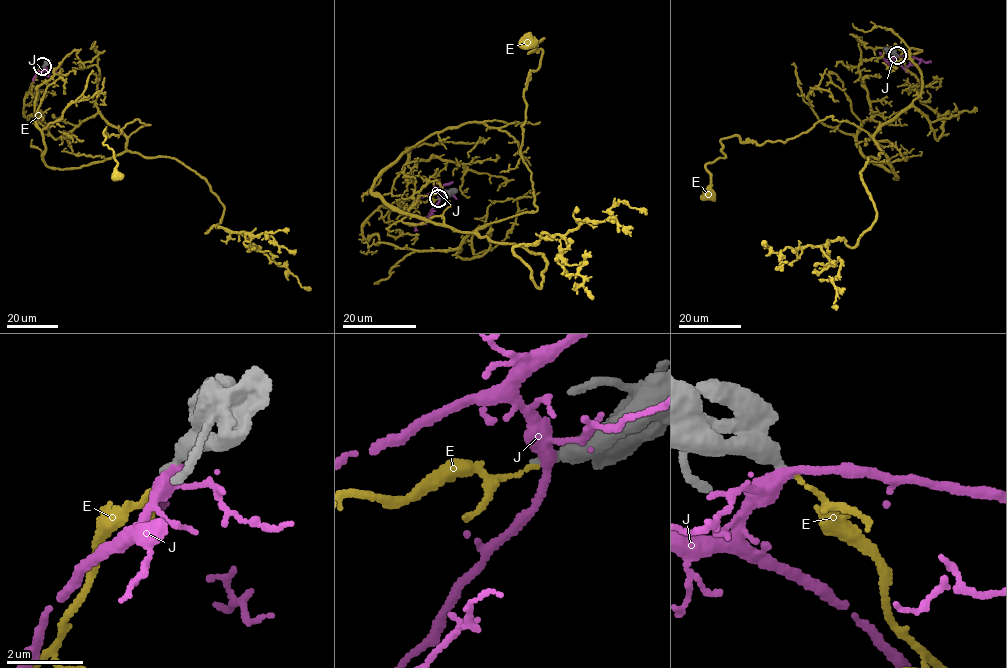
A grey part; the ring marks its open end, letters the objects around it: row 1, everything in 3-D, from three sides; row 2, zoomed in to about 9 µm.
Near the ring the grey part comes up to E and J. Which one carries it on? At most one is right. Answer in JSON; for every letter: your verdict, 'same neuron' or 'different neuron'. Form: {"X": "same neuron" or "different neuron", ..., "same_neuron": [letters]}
{"E": "different neuron", "J": "different neuron", "same_neuron": []}

